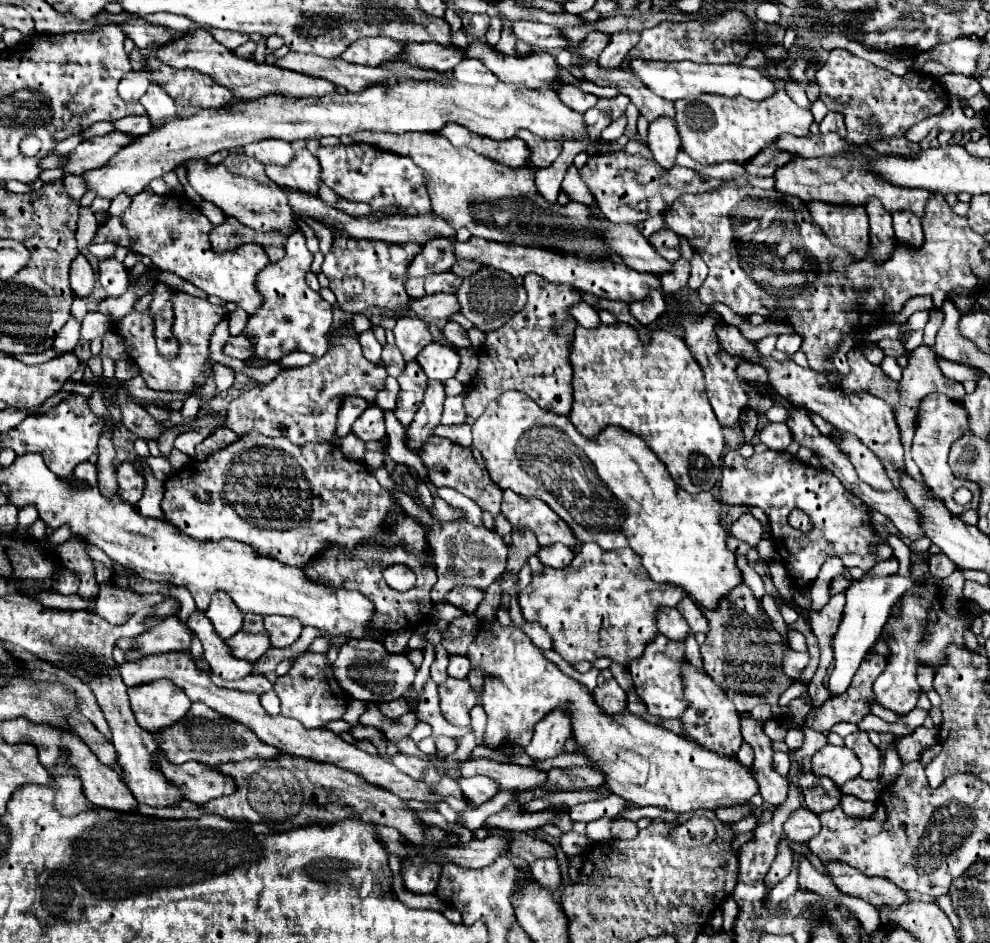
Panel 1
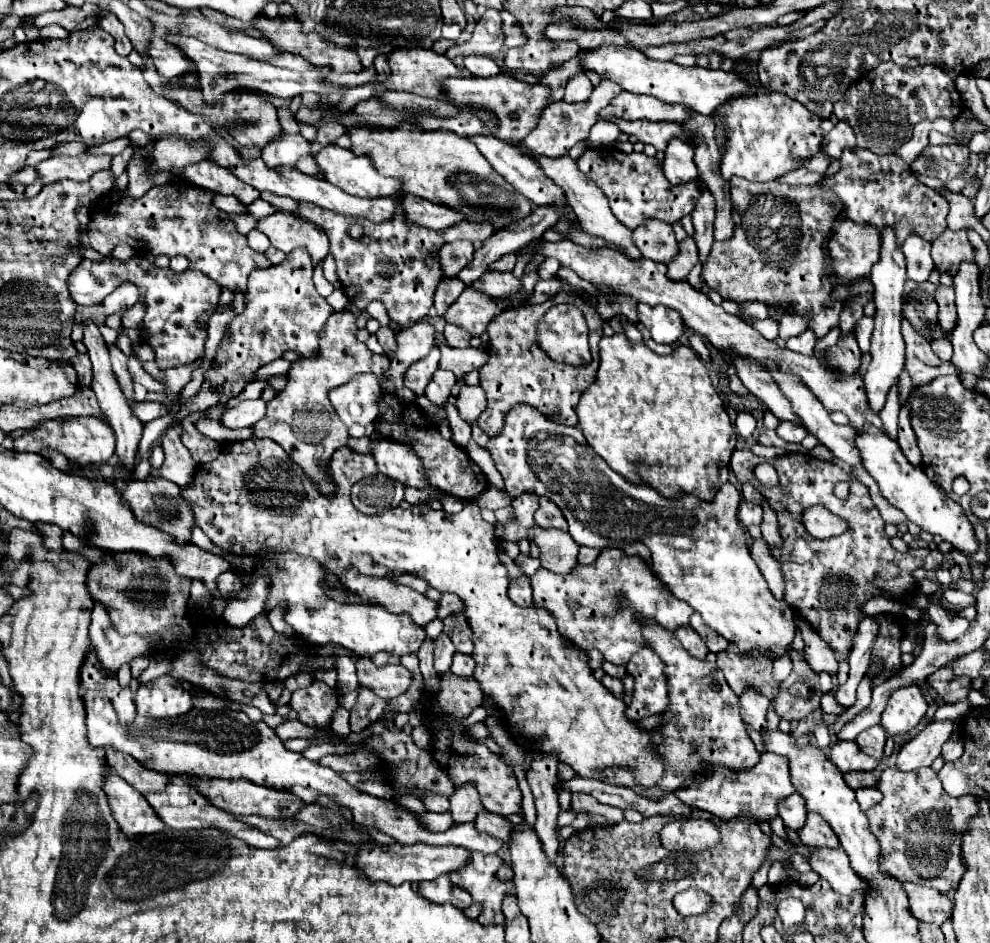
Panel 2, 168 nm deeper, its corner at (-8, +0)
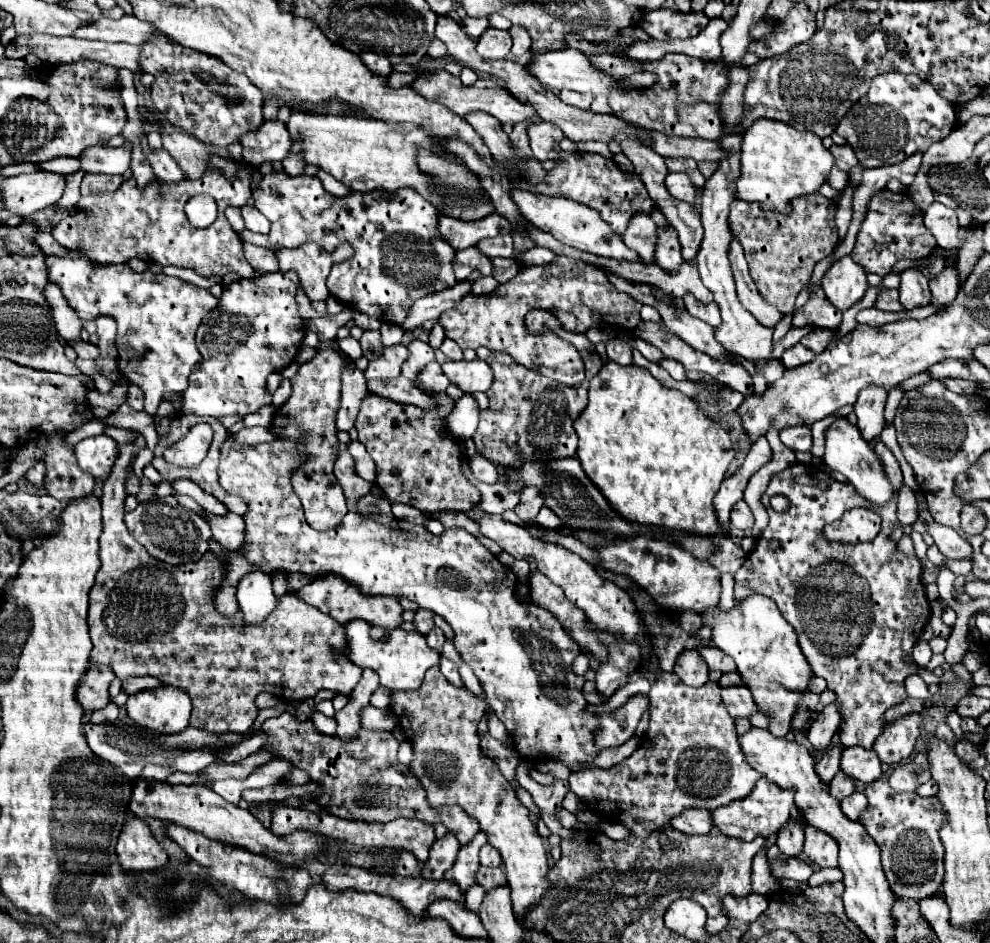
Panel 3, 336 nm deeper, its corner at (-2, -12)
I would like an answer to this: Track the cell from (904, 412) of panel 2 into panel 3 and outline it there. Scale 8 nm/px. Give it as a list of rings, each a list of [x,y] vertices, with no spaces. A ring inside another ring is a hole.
[[[904,484],[898,494],[897,517],[902,526],[917,520],[917,501],[914,491]]]

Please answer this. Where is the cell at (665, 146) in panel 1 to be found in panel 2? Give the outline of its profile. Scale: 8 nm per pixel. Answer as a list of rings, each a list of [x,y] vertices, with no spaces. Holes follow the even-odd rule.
[[[670,139],[668,147],[664,151],[664,175],[672,185],[680,185],[686,183],[688,179],[696,179],[698,171],[696,165],[692,161],[692,147],[680,139]]]

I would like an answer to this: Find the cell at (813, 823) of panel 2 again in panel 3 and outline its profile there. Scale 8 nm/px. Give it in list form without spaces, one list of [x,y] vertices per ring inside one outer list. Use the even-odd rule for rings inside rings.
[[[806,825],[806,841],[804,841],[804,855],[818,867],[838,867],[838,843],[824,831]]]

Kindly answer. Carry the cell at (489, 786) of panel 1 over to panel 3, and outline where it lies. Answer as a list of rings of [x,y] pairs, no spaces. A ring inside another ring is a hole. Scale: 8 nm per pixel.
[[[450,833],[444,839],[434,841],[434,845],[430,847],[430,857],[420,871],[420,877],[444,879],[444,873],[454,865],[458,847],[460,847],[458,839],[454,839],[454,835],[450,835]]]

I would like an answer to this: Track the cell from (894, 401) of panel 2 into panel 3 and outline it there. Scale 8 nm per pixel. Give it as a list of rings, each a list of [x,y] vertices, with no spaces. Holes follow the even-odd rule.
[[[882,441],[876,443],[874,453],[882,463],[888,481],[894,483],[892,485],[894,497],[884,505],[872,505],[862,495],[858,495],[854,487],[850,487],[850,483],[840,483],[832,479],[826,471],[816,469],[814,465],[794,463],[782,473],[774,475],[772,481],[768,483],[766,493],[762,495],[762,503],[770,517],[768,529],[764,529],[764,533],[756,539],[754,551],[750,551],[750,555],[744,561],[744,567],[740,567],[738,573],[734,575],[736,603],[742,603],[752,593],[760,593],[770,597],[778,605],[782,617],[794,627],[800,649],[804,651],[808,663],[812,665],[814,675],[826,679],[828,689],[834,691],[838,697],[838,711],[842,717],[838,735],[842,745],[844,747],[862,745],[866,749],[872,749],[874,739],[882,733],[886,725],[884,721],[886,709],[908,699],[904,681],[906,677],[916,675],[922,669],[918,663],[910,661],[912,647],[920,639],[930,619],[930,603],[926,599],[926,591],[922,583],[922,565],[918,559],[908,559],[902,551],[898,551],[896,541],[890,539],[892,529],[898,525],[896,519],[898,491],[904,485],[900,465],[892,455],[892,451]],[[772,495],[784,495],[790,501],[788,511],[784,513],[774,511],[770,507]],[[852,507],[868,507],[878,511],[882,517],[880,535],[870,543],[856,543],[856,545],[824,539],[820,535],[824,525],[840,519],[842,513]]]

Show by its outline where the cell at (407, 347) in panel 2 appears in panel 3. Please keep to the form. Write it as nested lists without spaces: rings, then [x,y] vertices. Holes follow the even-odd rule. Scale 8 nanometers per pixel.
[[[394,345],[394,347],[384,349],[384,353],[378,359],[370,361],[368,369],[364,371],[364,377],[372,379],[372,377],[394,377],[394,375],[398,375],[402,363],[406,361],[406,355],[408,355],[406,345]]]

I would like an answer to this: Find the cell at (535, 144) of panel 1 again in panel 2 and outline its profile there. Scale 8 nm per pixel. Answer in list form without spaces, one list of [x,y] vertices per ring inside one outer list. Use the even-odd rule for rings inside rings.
[[[602,79],[598,87],[594,87],[590,99],[586,99],[584,103],[552,103],[552,107],[548,107],[548,111],[544,111],[544,115],[540,115],[540,123],[526,135],[524,145],[536,153],[536,155],[544,155],[550,159],[556,159],[560,155],[566,155],[578,141],[586,141],[590,127],[596,123],[596,113],[600,109],[604,109],[618,93],[622,91],[622,87],[618,83],[612,83],[610,79]]]

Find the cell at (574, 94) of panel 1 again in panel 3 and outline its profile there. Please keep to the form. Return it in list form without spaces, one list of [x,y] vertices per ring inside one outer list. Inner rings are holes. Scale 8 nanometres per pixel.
[[[560,91],[560,99],[564,101],[564,103],[570,103],[570,105],[574,105],[574,107],[580,107],[580,109],[588,109],[590,107],[590,103],[592,103],[592,99],[594,99],[594,95],[592,93],[578,93],[578,91]]]

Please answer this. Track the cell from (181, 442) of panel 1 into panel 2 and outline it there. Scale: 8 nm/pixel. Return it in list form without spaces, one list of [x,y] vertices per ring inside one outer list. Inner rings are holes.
[[[262,399],[256,401],[240,401],[234,409],[226,411],[222,415],[222,425],[228,429],[240,429],[240,427],[250,427],[252,423],[258,423],[264,417],[266,403]]]

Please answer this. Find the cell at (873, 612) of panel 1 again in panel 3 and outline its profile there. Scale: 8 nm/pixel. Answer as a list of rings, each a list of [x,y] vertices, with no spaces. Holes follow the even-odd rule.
[[[836,703],[824,707],[824,711],[816,717],[816,721],[810,727],[808,741],[812,743],[814,751],[818,751],[818,753],[826,751],[834,733],[838,731],[838,709],[836,707],[838,707]]]

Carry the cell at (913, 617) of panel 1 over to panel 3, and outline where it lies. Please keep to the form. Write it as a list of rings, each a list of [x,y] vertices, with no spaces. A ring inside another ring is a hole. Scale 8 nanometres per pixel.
[[[918,713],[904,715],[892,725],[884,727],[882,735],[878,735],[872,749],[878,753],[882,763],[896,765],[912,755],[916,739],[920,735],[920,727],[922,727],[922,717]]]

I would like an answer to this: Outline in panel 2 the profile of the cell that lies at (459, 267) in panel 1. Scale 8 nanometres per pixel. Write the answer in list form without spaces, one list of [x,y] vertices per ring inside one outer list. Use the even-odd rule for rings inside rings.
[[[504,255],[500,257],[496,263],[492,263],[488,267],[488,271],[512,271],[514,269],[514,263],[516,263],[516,255]]]

